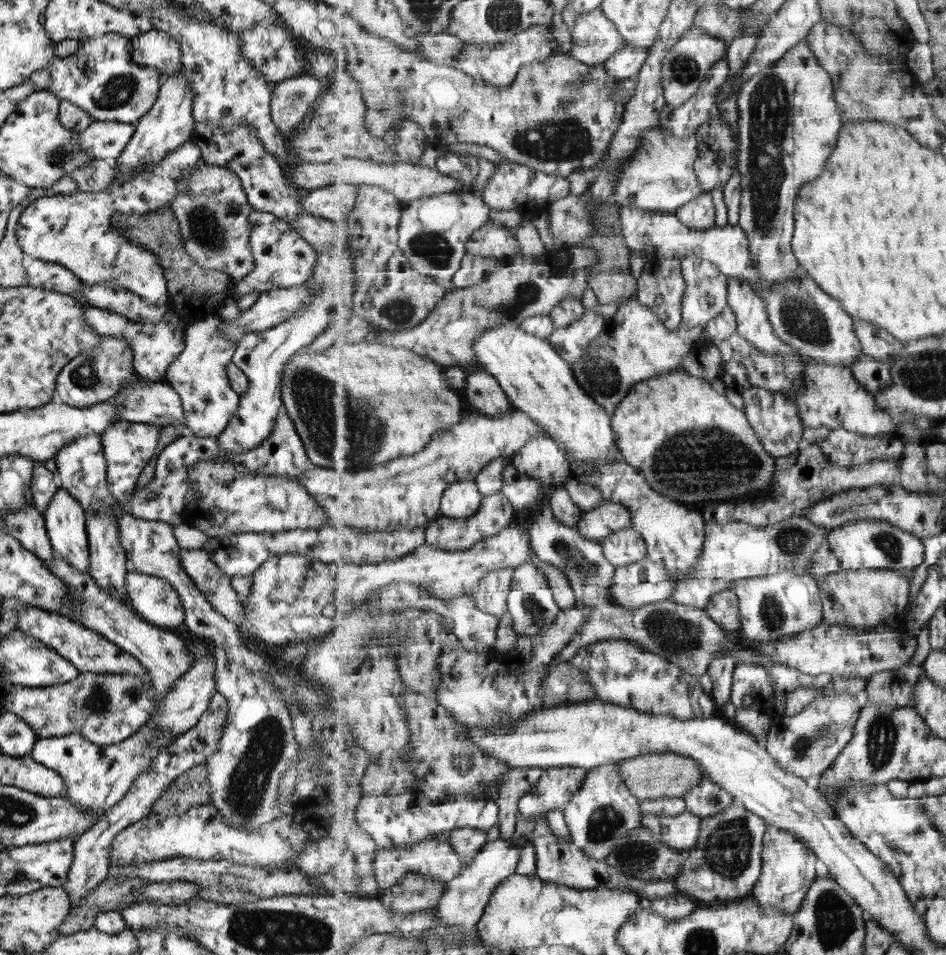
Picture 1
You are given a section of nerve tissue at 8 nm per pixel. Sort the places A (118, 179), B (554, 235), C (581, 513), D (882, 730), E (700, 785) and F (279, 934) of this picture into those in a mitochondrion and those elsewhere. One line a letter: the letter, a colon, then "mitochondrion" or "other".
A: other
B: other
C: other
D: mitochondrion
E: other
F: mitochondrion

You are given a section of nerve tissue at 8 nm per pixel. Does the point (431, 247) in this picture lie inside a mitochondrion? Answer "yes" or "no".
yes

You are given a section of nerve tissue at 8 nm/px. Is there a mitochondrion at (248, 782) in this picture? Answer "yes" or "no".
yes

